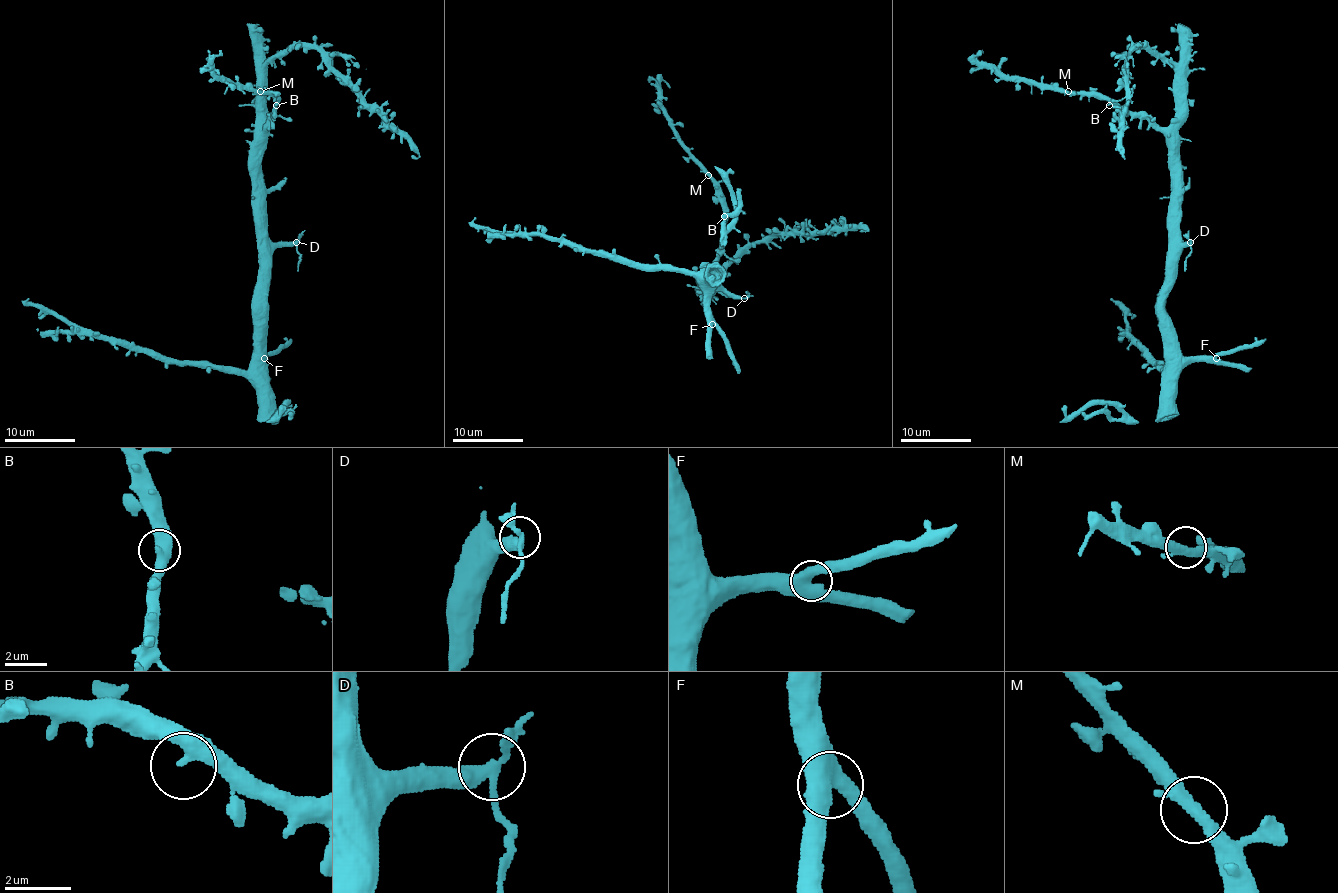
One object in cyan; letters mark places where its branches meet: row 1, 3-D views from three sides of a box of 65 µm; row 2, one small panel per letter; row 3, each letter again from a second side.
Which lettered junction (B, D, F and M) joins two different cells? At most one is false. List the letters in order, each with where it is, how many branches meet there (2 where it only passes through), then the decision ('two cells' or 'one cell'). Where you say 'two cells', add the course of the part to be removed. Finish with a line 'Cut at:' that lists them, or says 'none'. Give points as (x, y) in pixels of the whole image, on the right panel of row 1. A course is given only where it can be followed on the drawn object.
B: place (1109, 105); branches 2; one cell
D: place (1190, 242); branches 3; two cells; course (1190, 241), (1192, 252), (1186, 259), (1184, 271)
F: place (1216, 358); branches 3; one cell
M: place (1068, 91); branches 3; one cell
Cut at: D

